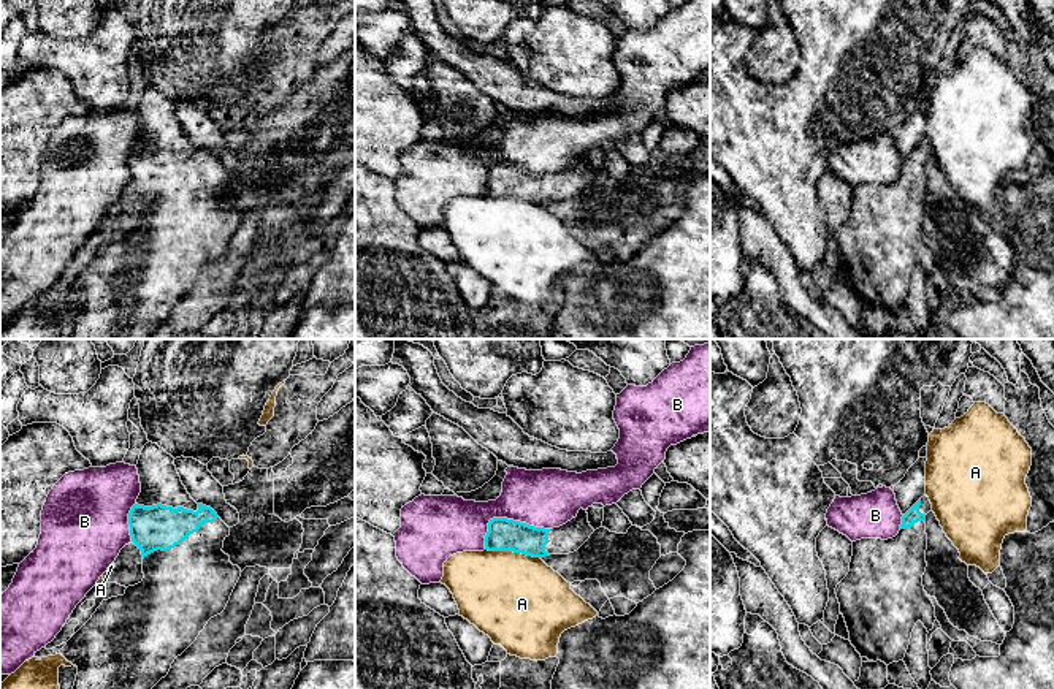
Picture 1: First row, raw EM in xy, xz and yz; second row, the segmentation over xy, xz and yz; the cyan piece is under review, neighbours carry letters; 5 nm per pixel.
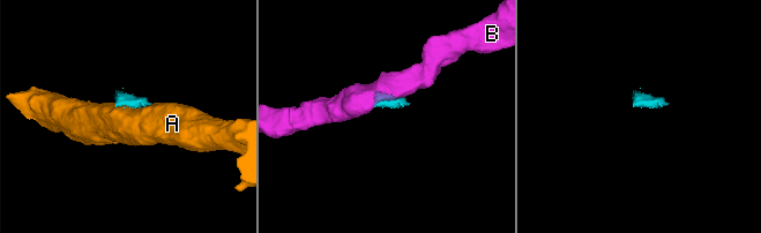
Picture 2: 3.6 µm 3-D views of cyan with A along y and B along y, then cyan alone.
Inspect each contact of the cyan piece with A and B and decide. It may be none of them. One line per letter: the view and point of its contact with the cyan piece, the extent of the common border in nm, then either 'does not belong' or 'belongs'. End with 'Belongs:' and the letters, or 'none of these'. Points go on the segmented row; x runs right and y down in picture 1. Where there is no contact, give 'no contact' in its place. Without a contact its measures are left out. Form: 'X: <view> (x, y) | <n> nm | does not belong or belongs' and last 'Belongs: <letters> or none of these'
A: xz (512, 550) | 280 nm | does not belong
B: xz (506, 518) | 360 nm | does not belong
Belongs: none of these

